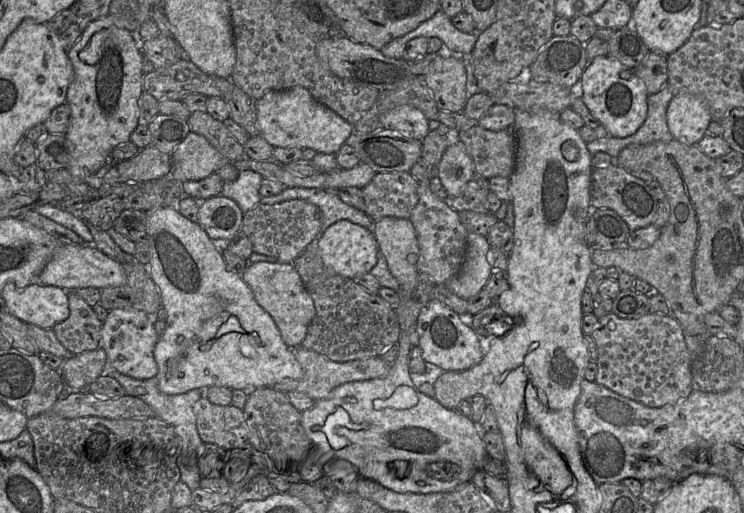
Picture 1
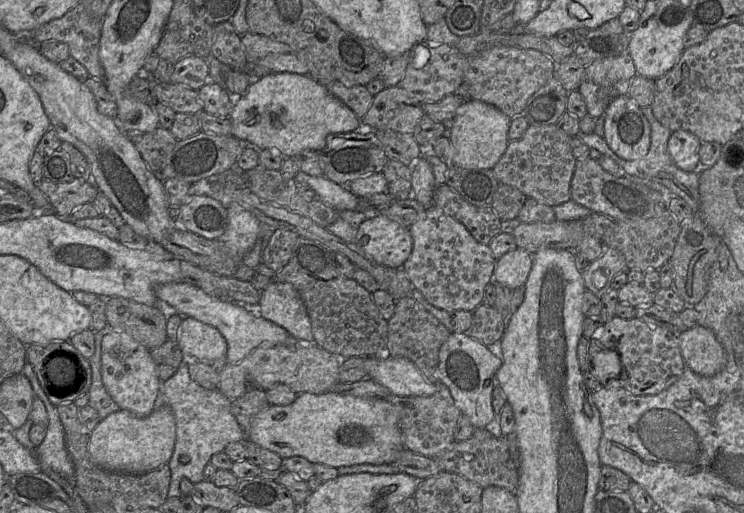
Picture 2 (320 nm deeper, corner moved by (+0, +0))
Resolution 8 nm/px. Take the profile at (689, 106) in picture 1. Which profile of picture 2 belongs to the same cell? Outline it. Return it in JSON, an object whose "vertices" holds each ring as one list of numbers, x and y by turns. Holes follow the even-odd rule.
{"vertices":[[676,130,668,140,668,152,674,164,683,171,700,169,699,150,702,141,686,130]]}

